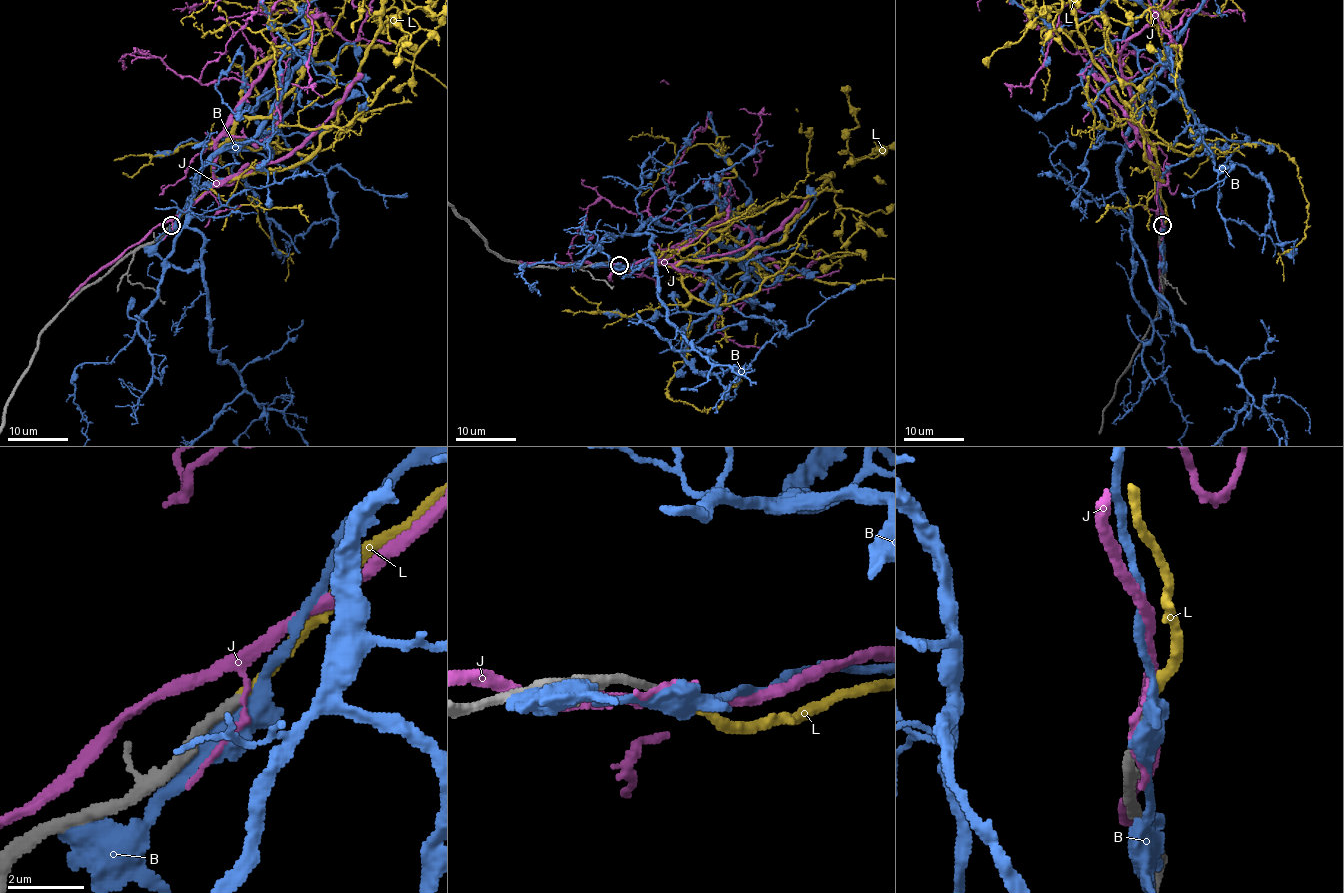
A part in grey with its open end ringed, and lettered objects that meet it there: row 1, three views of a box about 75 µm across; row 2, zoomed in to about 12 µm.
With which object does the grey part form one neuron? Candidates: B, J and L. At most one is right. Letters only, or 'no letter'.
L

